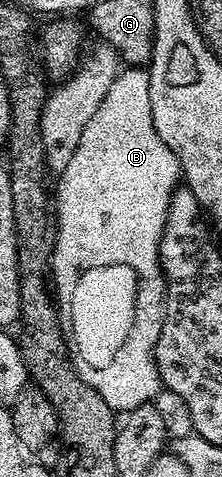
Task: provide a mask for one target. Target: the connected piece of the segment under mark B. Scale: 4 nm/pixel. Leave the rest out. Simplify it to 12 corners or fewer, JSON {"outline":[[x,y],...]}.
{"outline":[[126,67],[57,178],[50,260],[79,375],[153,402],[180,185]]}

